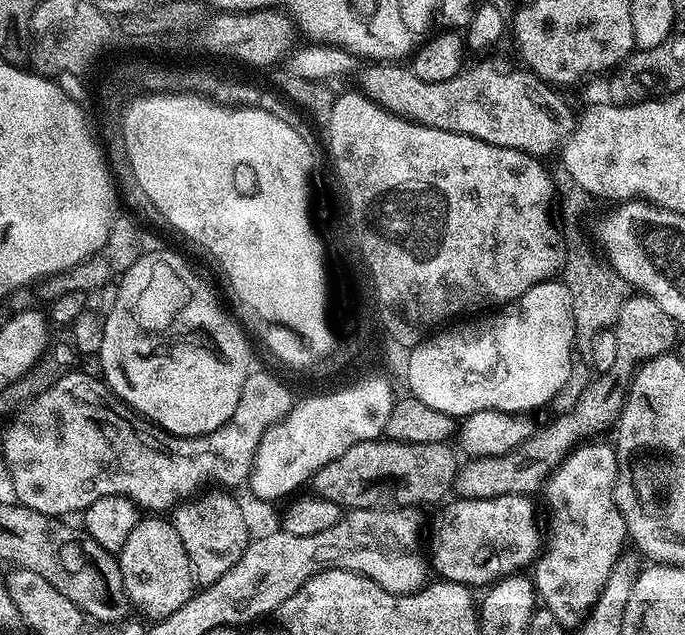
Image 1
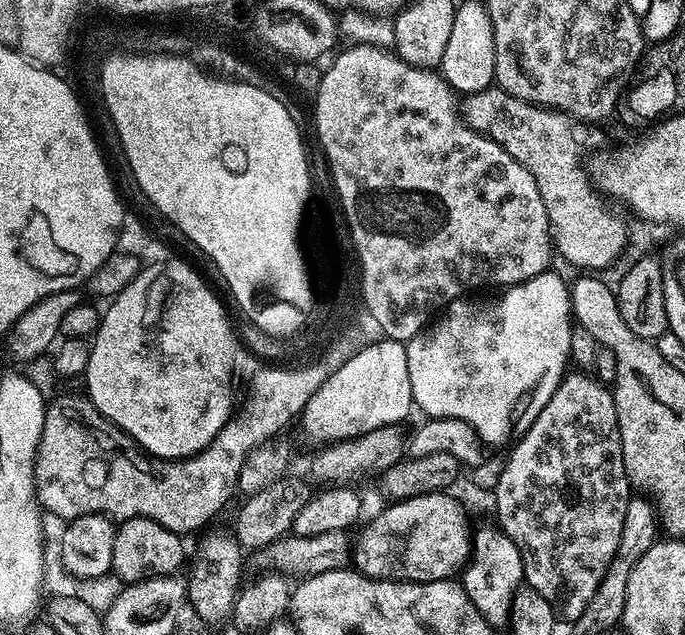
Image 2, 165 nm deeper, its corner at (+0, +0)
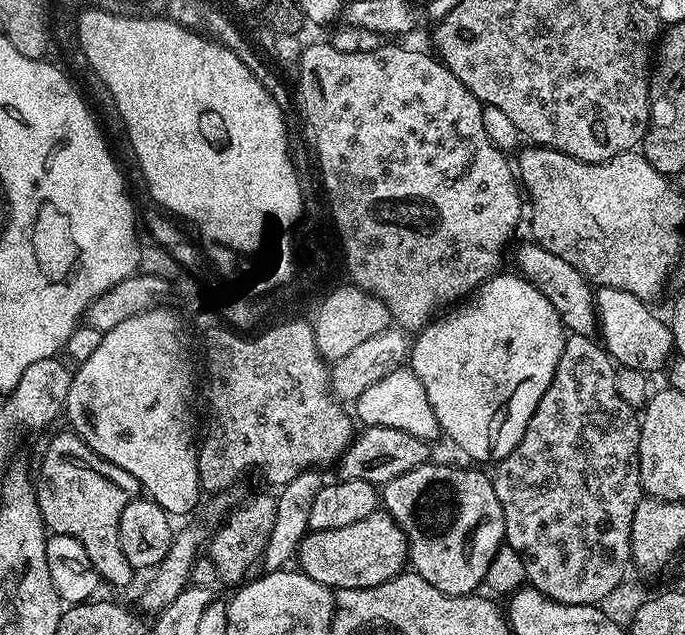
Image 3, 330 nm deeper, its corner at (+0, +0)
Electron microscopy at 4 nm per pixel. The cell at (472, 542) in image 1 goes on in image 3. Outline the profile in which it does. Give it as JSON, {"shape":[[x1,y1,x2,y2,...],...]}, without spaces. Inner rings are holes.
{"shape":[[377,510,362,518,362,522,338,526,338,530,309,531,300,544,299,560,299,571,327,588,369,588,405,571,409,563,408,538,392,516]]}

